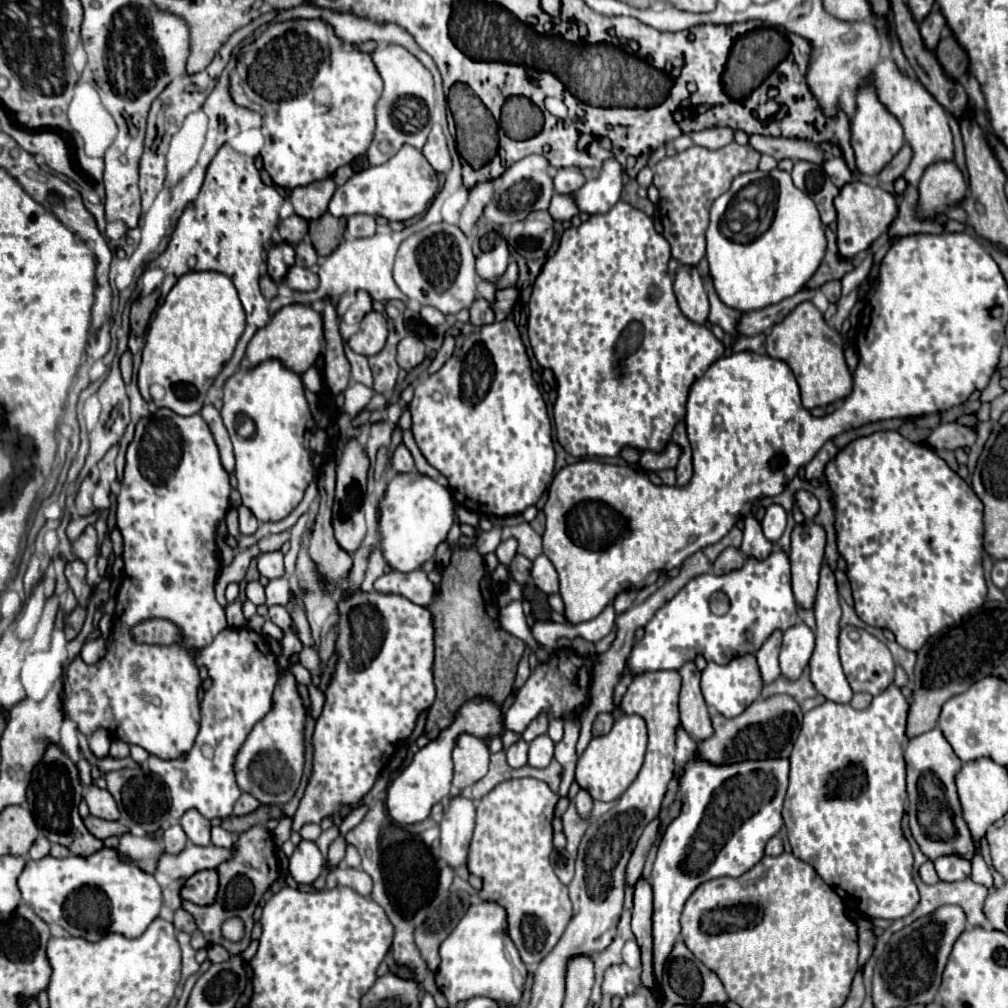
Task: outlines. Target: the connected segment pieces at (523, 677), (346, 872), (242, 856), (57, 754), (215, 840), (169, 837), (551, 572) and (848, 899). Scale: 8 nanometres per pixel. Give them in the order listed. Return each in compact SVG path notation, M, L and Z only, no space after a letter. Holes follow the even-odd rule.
M525 647L525 653L523 653L523 659L519 661L519 669L517 669L517 677L515 677L515 685L513 685L513 691L511 691L511 695L515 695L521 687L523 687L523 683L527 681L527 677L529 677L529 673L531 673L531 667L529 667L529 661L527 661L527 657L529 657L529 647Z
M345 865L329 871L329 875L327 875L327 887L337 887L337 885L351 887L353 891L357 891L359 895L365 895L365 897L373 889L371 877L367 877L367 873L363 873L363 869L351 869Z
M257 825L257 827L243 831L239 835L239 839L235 841L235 845L231 847L233 859L229 859L217 867L217 871L219 871L219 895L217 895L215 903L209 907L199 907L199 905L189 901L183 901L183 907L195 917L197 928L203 931L207 943L223 945L231 955L239 955L241 951L245 951L249 947L251 929L253 929L253 913L255 913L263 893L279 877L277 847L275 847L275 851L273 851L273 847L275 847L275 843L273 843L273 837L271 837L267 827ZM235 915L239 915L245 921L245 939L241 939L239 943L231 943L231 941L223 939L223 935L221 935L221 923L229 917L235 917Z
M49 743L43 759L39 761L39 765L35 765L31 773L31 783L27 789L27 805L29 805L29 811L33 813L37 827L51 843L65 845L73 855L87 857L99 851L103 847L103 841L93 837L83 825L83 819L79 817L79 811L77 811L77 805L81 799L83 799L83 785L79 779L77 765L57 743Z
M213 827L211 829L211 843L217 847L231 847L233 845L233 835L225 831L223 827Z
M171 825L163 833L163 849L165 849L165 853L179 855L185 849L185 845L187 845L187 835L185 835L181 825Z
M539 555L539 557L533 561L531 577L533 577L535 585L537 585L543 593L547 593L547 595L559 593L559 577L557 577L557 571L555 571L553 563L551 563L545 555Z
M889 685L881 695L877 695L873 699L873 703L863 709L857 711L851 705L841 705L841 703L833 703L833 701L825 701L823 705L811 709L805 713L803 717L803 725L801 725L801 733L795 741L795 747L791 751L791 775L789 775L789 789L787 789L787 797L785 797L785 805L783 805L783 819L785 819L785 827L787 827L787 837L793 849L793 855L799 857L801 861L809 863L811 867L815 867L815 871L821 875L821 879L833 887L833 891L845 901L845 905L869 919L881 917L881 919L901 919L907 917L915 905L919 903L919 891L917 885L913 881L913 853L909 847L909 841L903 835L903 815L905 815L905 801L907 801L907 781L905 781L905 757L903 757L903 743L907 741L907 713L909 713L909 701L903 697L901 689L897 685Z

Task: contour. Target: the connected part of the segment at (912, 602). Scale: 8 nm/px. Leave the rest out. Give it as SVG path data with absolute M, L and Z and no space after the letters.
M879 431L869 437L855 439L849 443L825 469L825 475L829 479L831 491L833 491L833 501L835 501L835 511L837 511L837 547L847 561L847 577L853 589L853 599L855 599L855 611L859 617L873 627L879 629L889 629L897 637L897 643L909 651L919 651L929 637L935 633L955 625L961 621L963 615L967 615L973 609L979 609L983 605L983 599L987 595L987 585L983 577L983 565L981 565L981 553L983 553L983 503L979 497L975 497L973 489L957 475L953 473L947 463L933 453L927 445L921 443L911 443L897 431Z

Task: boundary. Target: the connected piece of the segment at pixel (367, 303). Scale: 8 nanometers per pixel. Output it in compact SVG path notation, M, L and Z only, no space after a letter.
M359 291L359 293L357 293L357 301L347 309L347 313L345 313L341 319L343 319L345 323L349 323L349 325L361 323L361 319L363 319L369 311L373 311L373 301L371 301L371 297L367 297L367 293Z

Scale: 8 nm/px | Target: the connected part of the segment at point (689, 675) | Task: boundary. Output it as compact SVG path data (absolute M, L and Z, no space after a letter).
M685 663L679 669L683 677L683 687L679 695L679 713L681 713L681 727L695 739L705 741L713 733L711 715L707 709L707 703L701 695L699 679L701 673L697 671L695 663Z

